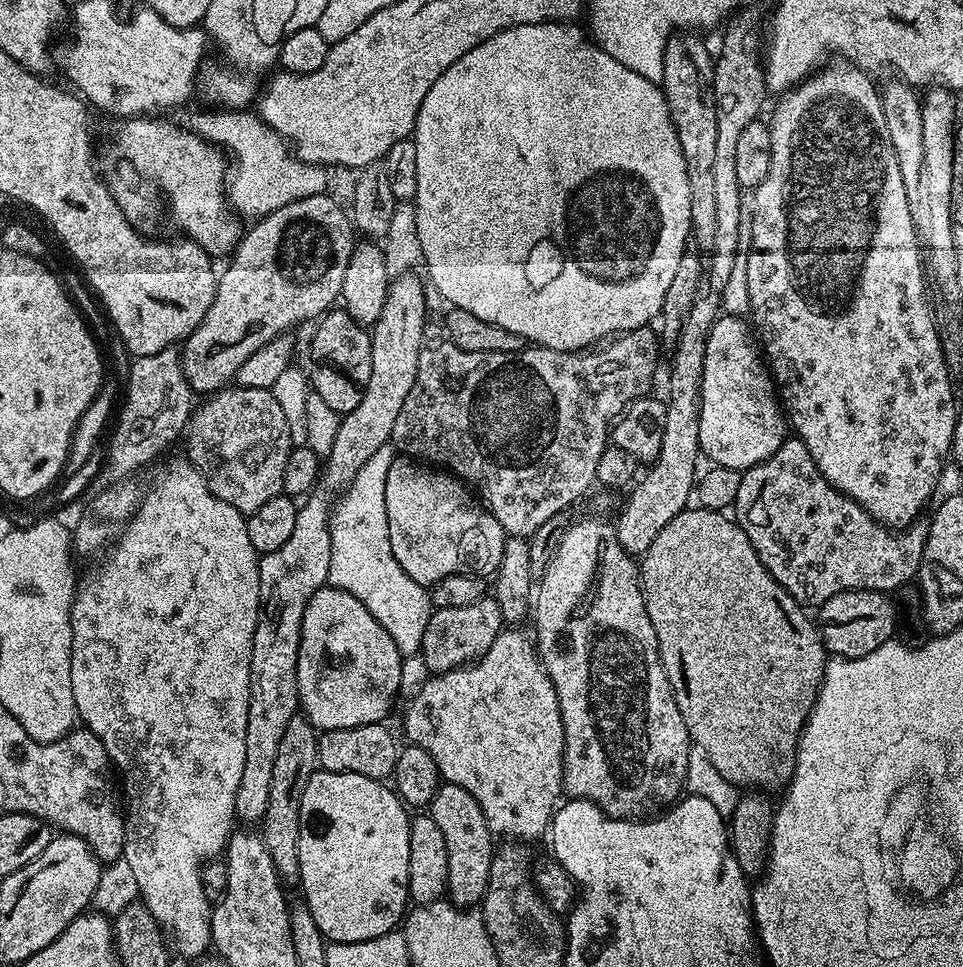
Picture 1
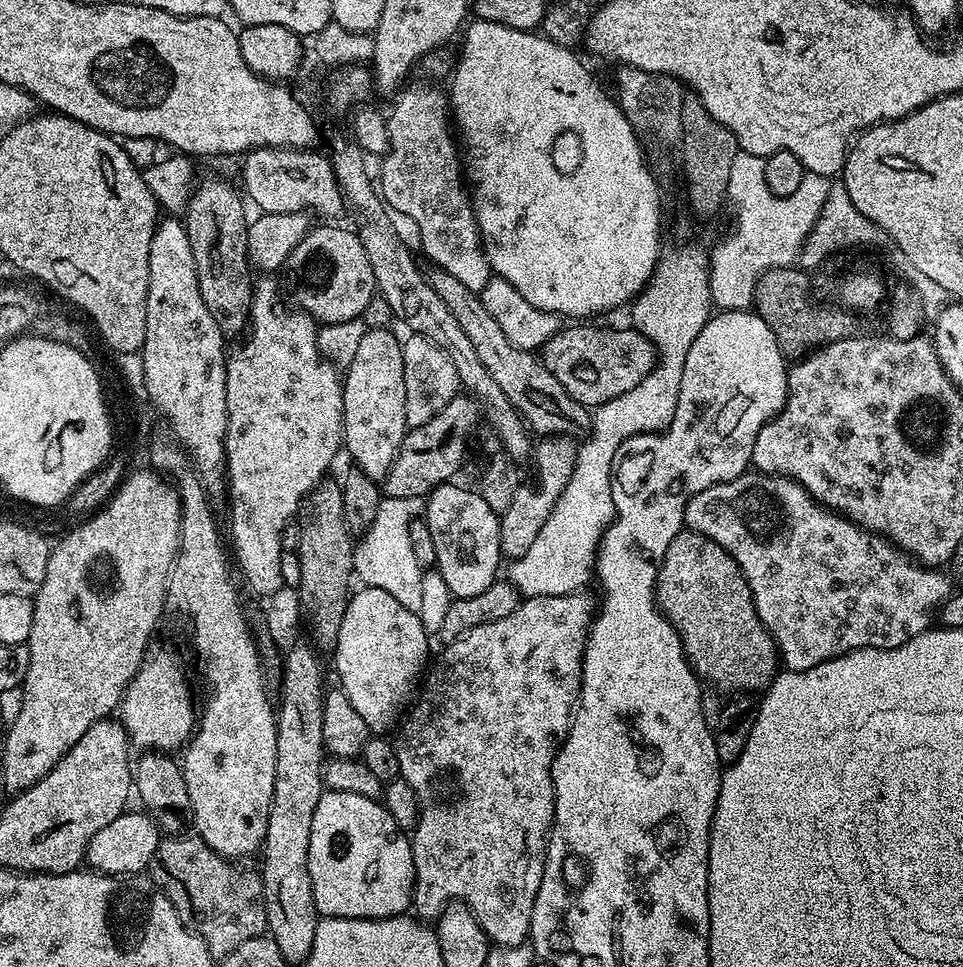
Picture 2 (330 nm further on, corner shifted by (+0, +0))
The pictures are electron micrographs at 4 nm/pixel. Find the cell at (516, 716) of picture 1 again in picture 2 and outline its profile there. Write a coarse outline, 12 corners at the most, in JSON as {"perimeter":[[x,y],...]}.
{"perimeter":[[529,596],[395,741],[424,922],[529,939],[594,619]]}

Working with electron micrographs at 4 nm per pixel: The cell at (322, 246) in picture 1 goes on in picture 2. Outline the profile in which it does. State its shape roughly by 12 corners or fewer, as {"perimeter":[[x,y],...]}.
{"perimeter":[[320,222],[290,250],[295,307],[321,325],[377,295],[355,231]]}

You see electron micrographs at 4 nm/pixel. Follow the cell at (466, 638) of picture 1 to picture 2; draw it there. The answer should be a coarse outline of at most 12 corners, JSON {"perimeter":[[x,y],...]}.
{"perimeter":[[535,441],[536,484],[499,513],[500,551],[530,550],[574,472],[577,441]]}

